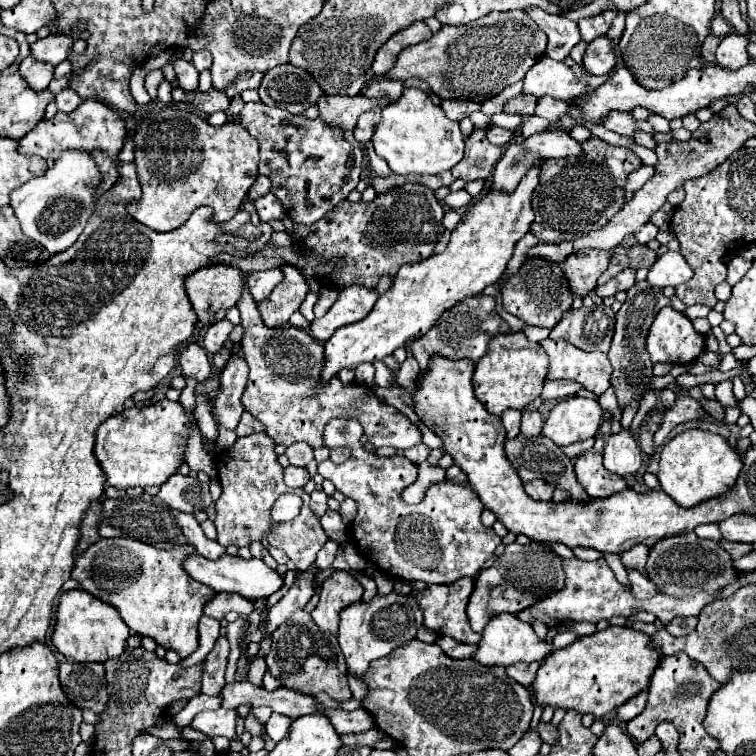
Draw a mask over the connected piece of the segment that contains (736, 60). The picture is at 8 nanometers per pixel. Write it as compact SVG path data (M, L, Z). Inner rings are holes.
M740 34L724 36L716 50L716 64L724 68L742 68L750 60L746 46L748 46L748 36Z

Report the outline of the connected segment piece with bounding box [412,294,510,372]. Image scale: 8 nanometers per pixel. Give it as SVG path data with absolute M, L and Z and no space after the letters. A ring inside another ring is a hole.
M480 294L480 296L468 298L466 302L462 302L456 308L452 308L450 312L444 312L440 316L440 320L436 322L436 326L432 326L432 330L428 330L422 338L418 338L412 344L412 354L418 360L420 370L424 372L428 368L428 358L434 356L434 354L440 354L440 356L450 358L450 360L468 358L472 362L478 362L484 356L484 352L488 348L488 342L496 334L510 332L510 326L498 316L494 306L496 306L496 302L494 302L492 296Z

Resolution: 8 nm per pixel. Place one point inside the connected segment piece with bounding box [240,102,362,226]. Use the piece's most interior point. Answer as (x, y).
(312, 168)

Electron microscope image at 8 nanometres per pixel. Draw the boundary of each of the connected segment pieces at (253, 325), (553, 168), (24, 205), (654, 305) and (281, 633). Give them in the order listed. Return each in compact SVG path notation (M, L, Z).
M244 288L242 298L236 306L240 310L244 326L242 352L244 360L250 366L242 404L254 418L264 424L266 434L276 444L294 444L298 440L304 440L312 448L320 448L324 446L322 430L330 418L356 418L376 448L392 446L406 450L422 442L420 430L402 412L382 402L374 390L364 388L362 384L352 382L346 386L336 376L336 380L332 380L324 392L316 392L316 380L320 380L320 368L324 366L324 344L318 342L310 332L294 326L268 328L262 322L248 288Z
M600 138L582 144L586 156L546 160L540 172L540 184L532 196L536 220L530 232L540 242L562 242L602 228L624 204L624 182L628 174L642 166L642 160L628 148L610 146Z
M68 150L60 154L60 158L54 162L52 168L44 172L44 176L32 178L24 186L16 188L12 192L10 206L20 220L22 232L34 236L34 242L42 244L50 252L50 256L54 256L58 252L64 252L78 240L80 232L84 230L88 218L96 208L94 190L100 186L100 182L102 174L92 154Z
M636 282L628 290L628 298L622 304L622 308L616 312L616 332L612 338L612 346L608 352L608 358L612 362L612 386L616 388L616 398L620 408L626 408L630 402L640 400L644 392L650 388L652 380L652 362L646 352L646 336L650 330L650 324L654 322L660 308L668 306L670 298L662 294L662 288L652 288L648 282Z
M304 610L294 612L294 616L290 616L288 622L284 622L280 628L274 630L272 650L266 656L266 664L272 676L278 678L290 690L310 696L316 696L318 692L326 692L338 702L352 698L346 680L346 660L338 646L336 636L328 636L326 632L320 632L312 616L306 614Z

